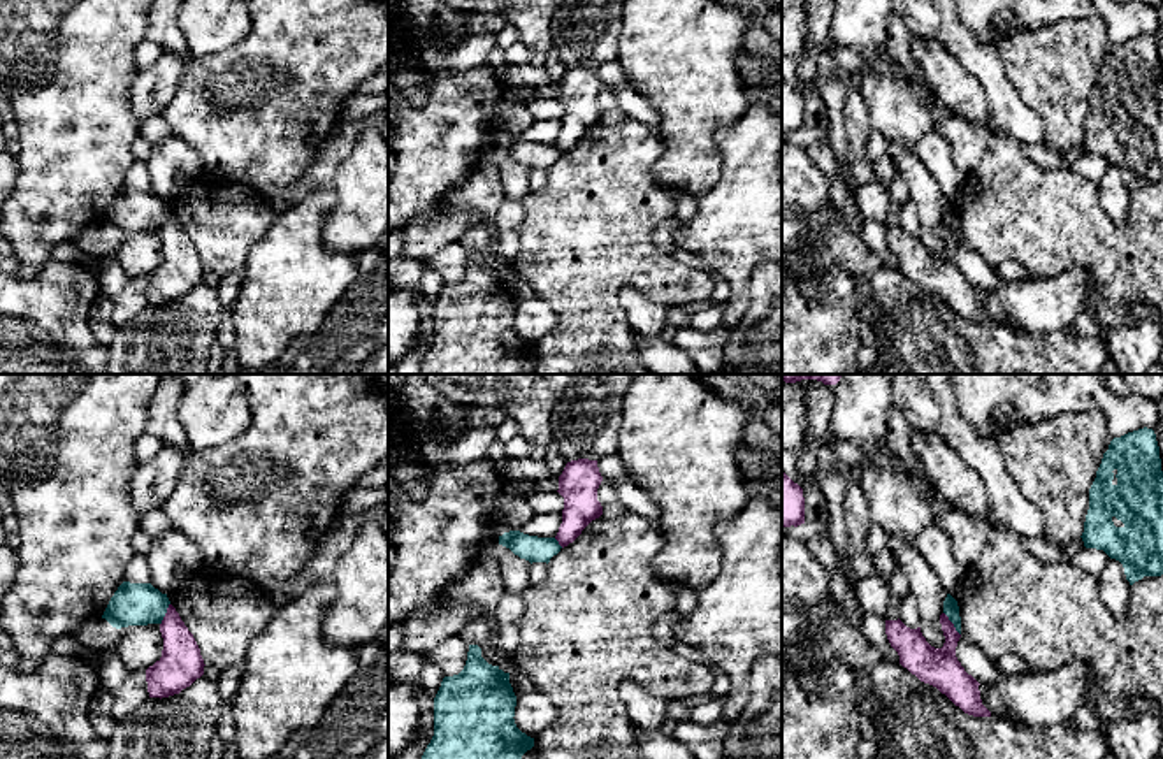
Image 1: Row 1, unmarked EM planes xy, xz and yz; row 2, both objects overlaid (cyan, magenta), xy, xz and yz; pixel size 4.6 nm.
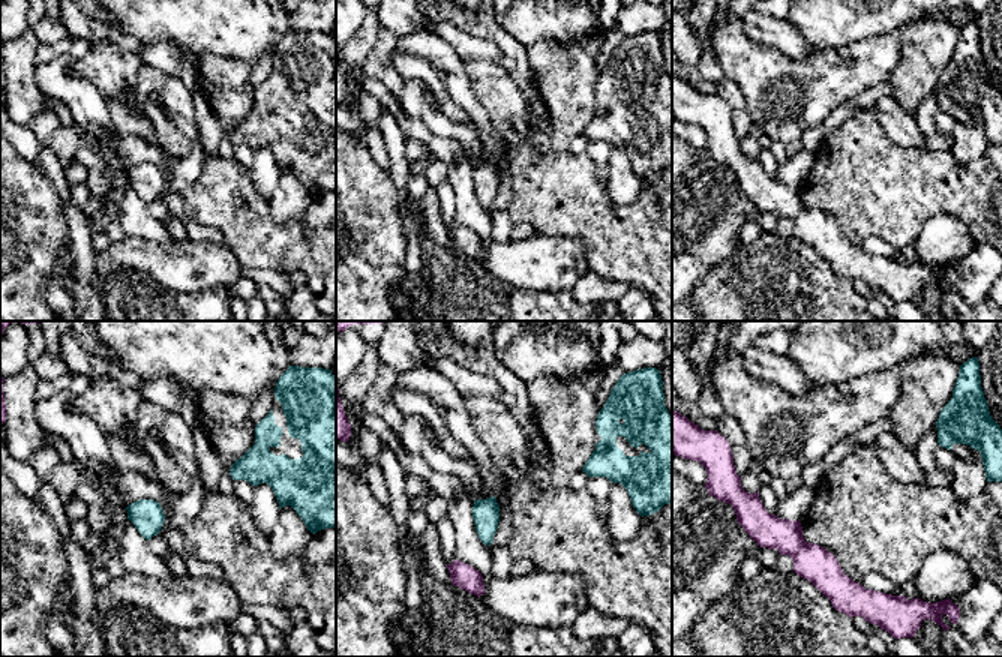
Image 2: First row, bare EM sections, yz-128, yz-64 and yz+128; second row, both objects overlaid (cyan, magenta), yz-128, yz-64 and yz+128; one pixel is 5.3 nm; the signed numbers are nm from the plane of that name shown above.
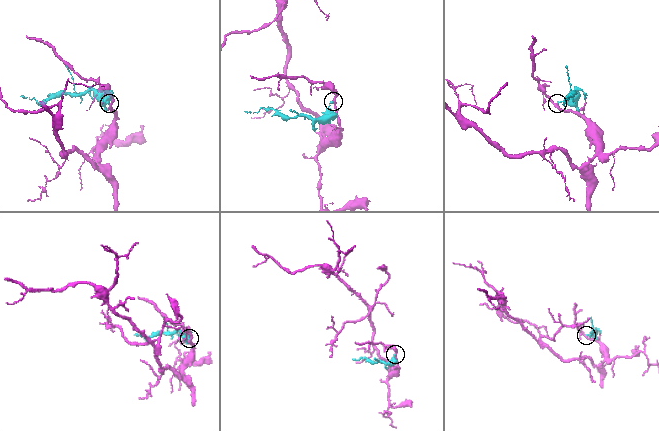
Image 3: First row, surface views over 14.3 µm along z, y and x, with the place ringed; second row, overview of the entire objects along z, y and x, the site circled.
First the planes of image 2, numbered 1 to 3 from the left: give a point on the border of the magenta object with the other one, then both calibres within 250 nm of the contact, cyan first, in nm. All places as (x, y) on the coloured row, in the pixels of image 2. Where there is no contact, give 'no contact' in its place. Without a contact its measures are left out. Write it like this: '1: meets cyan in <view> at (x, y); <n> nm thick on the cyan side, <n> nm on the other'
1: no contact
2: no contact
3: no contact

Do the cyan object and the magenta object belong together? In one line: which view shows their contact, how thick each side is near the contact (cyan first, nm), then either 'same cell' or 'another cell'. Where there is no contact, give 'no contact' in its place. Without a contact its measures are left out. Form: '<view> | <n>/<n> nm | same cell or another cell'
yz | 70/180 nm | another cell

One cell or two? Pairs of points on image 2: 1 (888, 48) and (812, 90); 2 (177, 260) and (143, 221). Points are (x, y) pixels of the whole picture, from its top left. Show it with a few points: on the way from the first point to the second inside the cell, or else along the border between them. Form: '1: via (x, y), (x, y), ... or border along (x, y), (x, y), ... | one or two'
1: via (869, 62), (857, 69), (831, 77) | one
2: border along (128, 236), (140, 236), (161, 243), (179, 242) | two

